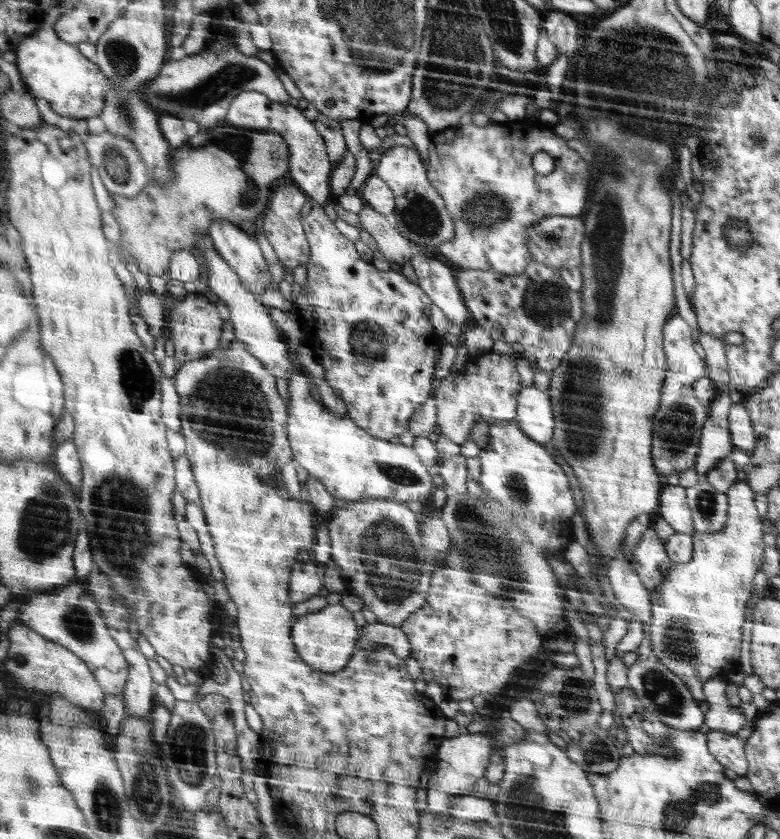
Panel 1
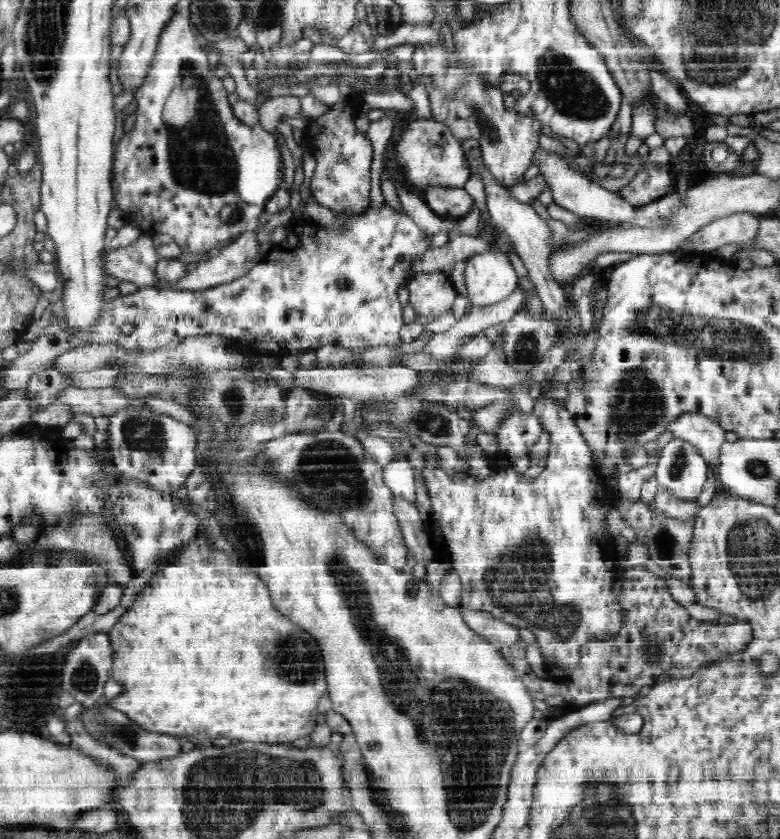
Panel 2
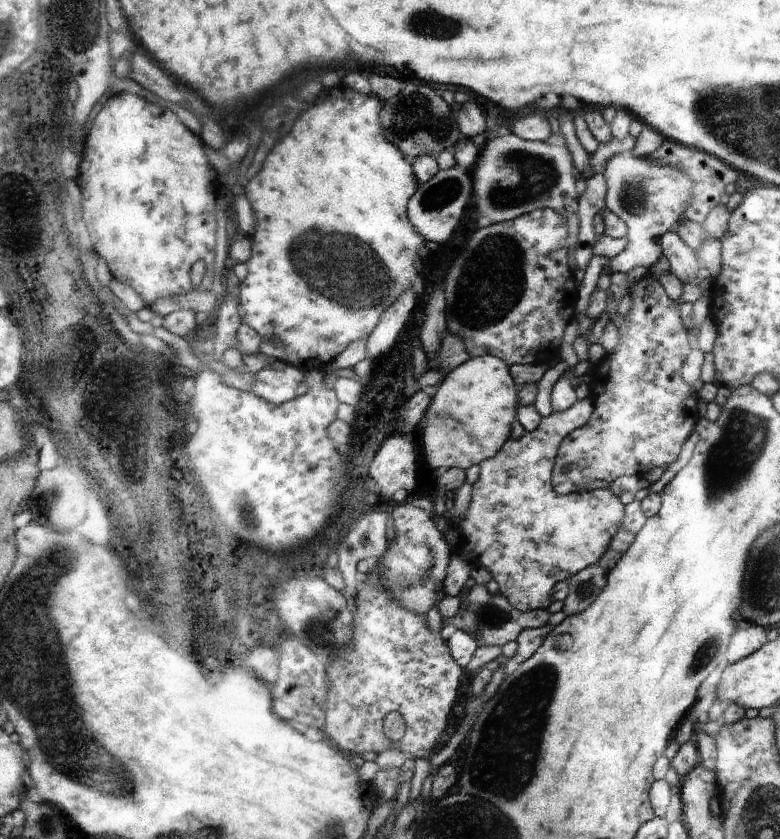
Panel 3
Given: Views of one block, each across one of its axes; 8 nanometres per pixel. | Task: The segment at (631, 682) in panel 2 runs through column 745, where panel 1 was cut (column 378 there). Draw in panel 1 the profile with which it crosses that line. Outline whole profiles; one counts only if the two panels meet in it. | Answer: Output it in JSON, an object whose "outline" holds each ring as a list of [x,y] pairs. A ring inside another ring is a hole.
{"outline":[[[380,621],[368,623],[363,628],[363,635],[360,637],[359,646],[356,652],[372,652],[376,648],[388,646],[393,653],[399,657],[408,659],[412,654],[411,643],[407,634],[399,627],[392,626]]]}

